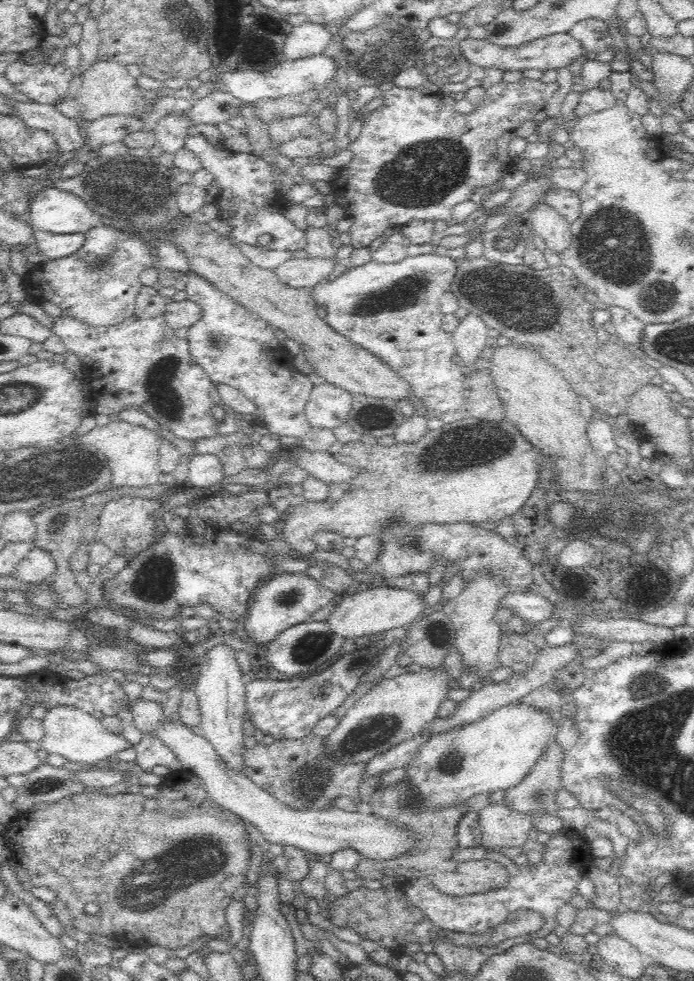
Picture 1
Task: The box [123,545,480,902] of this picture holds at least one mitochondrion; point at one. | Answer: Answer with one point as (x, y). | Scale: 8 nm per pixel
(312, 782)

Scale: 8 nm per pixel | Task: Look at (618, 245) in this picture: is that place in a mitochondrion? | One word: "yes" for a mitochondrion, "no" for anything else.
yes

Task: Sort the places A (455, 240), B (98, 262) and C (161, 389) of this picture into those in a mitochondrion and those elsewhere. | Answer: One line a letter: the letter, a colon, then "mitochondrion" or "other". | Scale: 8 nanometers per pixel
A: other
B: mitochondrion
C: mitochondrion

